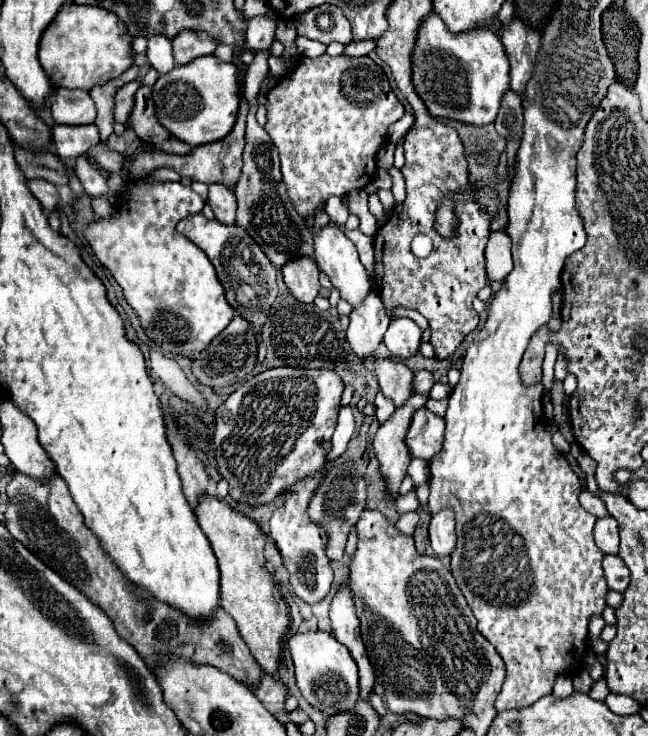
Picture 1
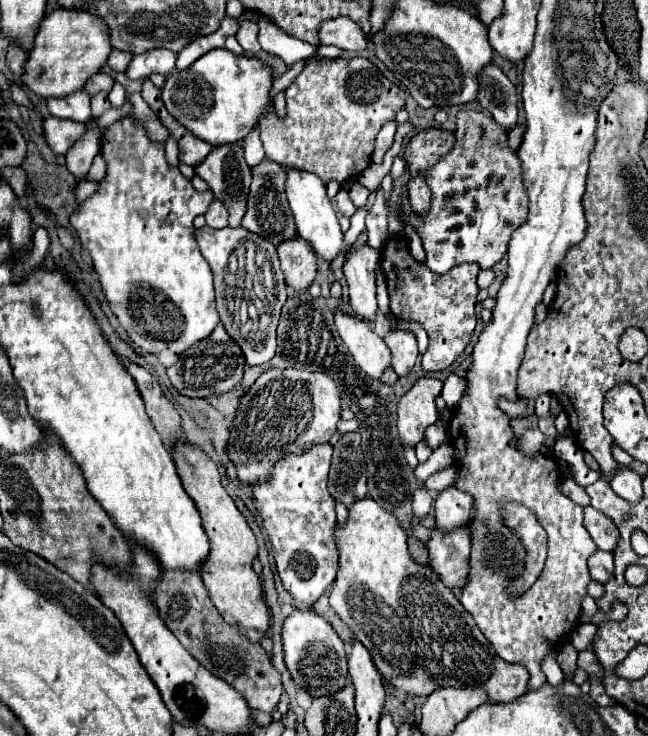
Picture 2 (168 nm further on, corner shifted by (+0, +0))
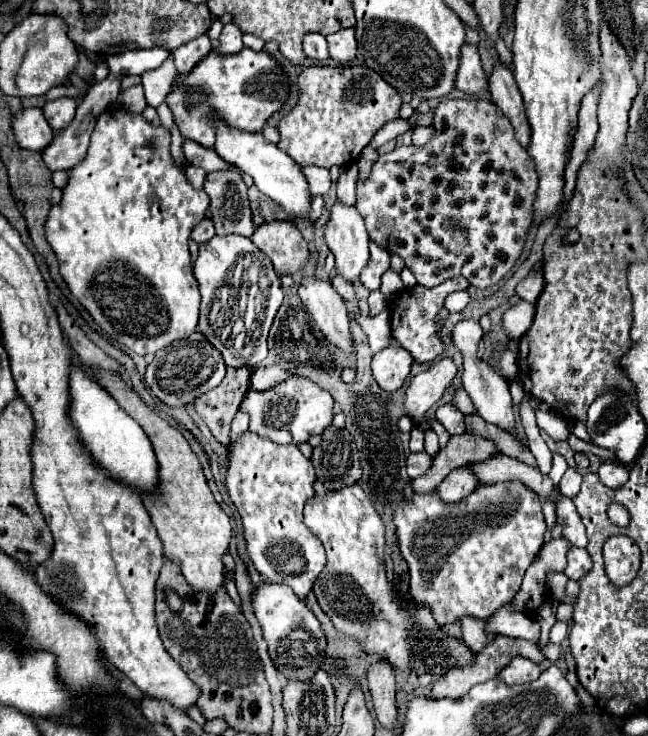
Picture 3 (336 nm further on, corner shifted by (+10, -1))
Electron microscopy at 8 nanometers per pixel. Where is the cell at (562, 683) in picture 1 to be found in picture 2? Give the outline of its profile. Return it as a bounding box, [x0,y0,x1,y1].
[543,657,565,687]

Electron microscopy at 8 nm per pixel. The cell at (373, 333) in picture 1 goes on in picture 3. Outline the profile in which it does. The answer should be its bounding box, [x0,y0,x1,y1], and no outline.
[325,204,369,280]

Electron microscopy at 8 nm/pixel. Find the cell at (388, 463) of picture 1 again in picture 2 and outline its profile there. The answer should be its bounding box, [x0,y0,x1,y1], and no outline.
[397,377,443,449]

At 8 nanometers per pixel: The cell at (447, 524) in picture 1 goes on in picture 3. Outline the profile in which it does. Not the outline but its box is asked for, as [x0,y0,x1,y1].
[439,466,477,502]

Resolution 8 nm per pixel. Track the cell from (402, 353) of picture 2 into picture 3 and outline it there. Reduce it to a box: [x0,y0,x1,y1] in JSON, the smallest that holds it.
[371,346,413,392]

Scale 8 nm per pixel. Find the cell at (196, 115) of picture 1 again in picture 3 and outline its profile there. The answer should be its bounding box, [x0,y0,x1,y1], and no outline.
[165,48,289,148]

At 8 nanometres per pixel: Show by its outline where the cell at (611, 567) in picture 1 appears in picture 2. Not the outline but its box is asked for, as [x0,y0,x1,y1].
[587,551,613,585]

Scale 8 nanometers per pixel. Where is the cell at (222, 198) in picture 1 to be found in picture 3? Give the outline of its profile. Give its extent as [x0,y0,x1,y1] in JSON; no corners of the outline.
[191,218,215,244]

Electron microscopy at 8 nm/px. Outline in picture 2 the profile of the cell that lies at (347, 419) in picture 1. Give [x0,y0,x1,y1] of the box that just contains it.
[253,445,339,605]

